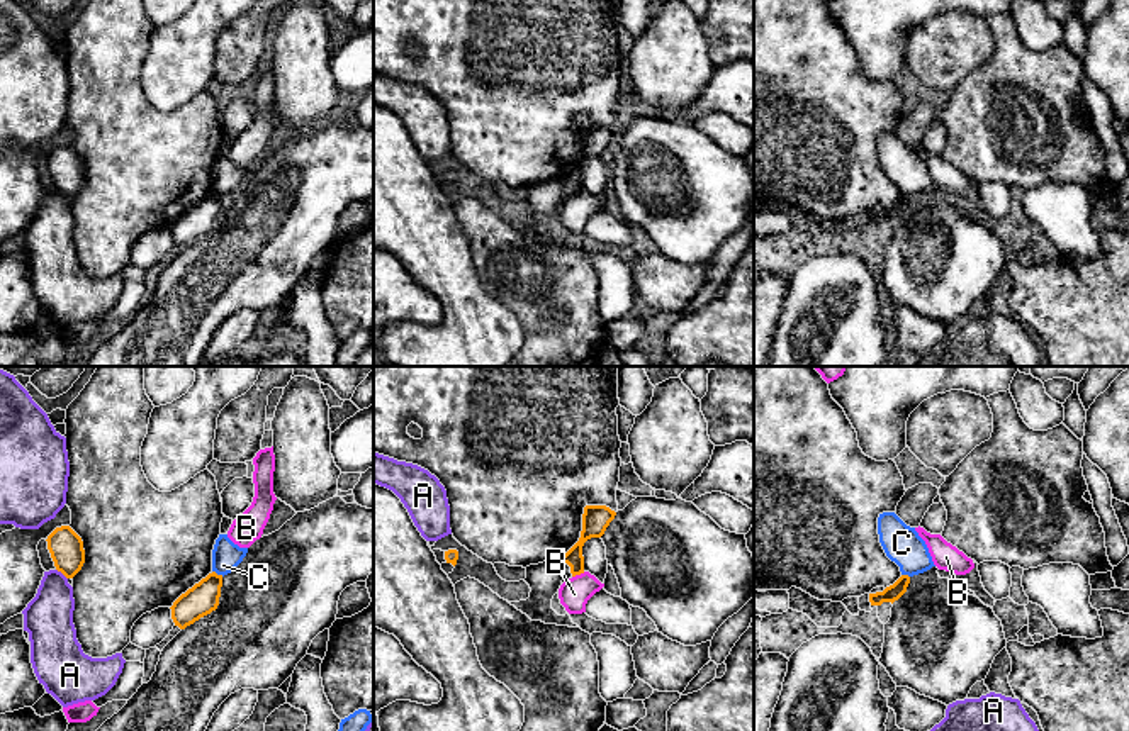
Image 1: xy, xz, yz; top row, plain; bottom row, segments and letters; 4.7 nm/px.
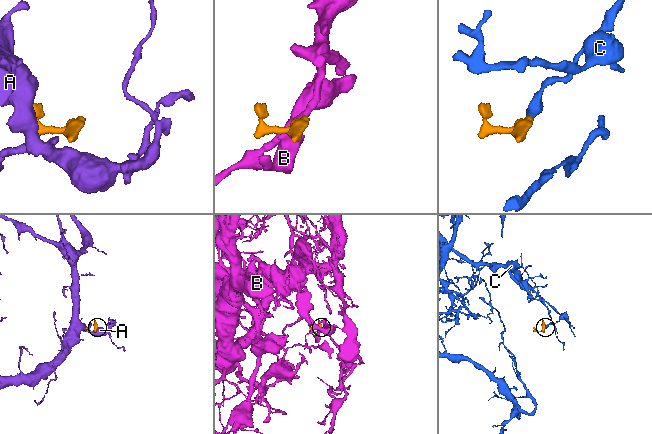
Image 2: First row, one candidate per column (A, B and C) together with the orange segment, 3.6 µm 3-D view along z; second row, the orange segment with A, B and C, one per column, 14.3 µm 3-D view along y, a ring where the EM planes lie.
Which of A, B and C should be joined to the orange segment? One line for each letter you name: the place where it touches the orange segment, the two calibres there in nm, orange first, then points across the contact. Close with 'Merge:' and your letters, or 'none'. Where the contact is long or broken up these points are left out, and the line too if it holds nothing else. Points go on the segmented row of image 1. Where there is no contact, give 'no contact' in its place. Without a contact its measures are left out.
Merge: none

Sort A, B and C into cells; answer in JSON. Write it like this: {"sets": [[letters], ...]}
{"sets": [["A"], ["B"], ["C"]]}

